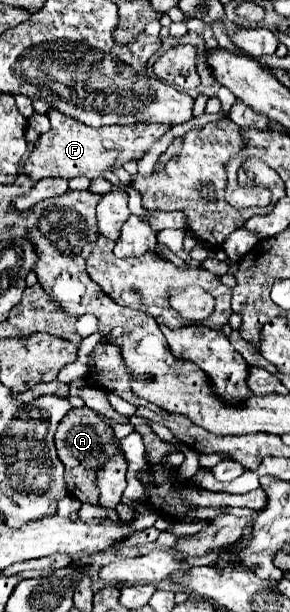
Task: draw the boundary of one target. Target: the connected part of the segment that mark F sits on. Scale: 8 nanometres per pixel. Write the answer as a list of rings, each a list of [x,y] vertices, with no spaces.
[[[49,109],[47,113],[51,121],[51,129],[41,133],[23,171],[29,179],[41,181],[45,177],[65,177],[73,179],[85,175],[89,179],[101,177],[113,165],[123,165],[131,159],[141,159],[147,149],[171,127],[169,125],[155,125],[155,123],[133,123],[133,125],[113,125],[113,127],[87,127],[73,117],[59,113],[57,109]]]

